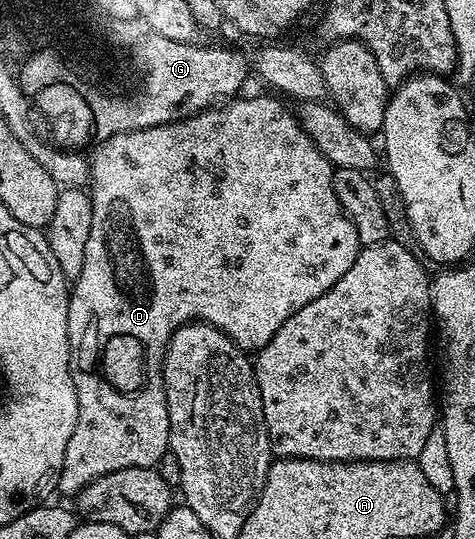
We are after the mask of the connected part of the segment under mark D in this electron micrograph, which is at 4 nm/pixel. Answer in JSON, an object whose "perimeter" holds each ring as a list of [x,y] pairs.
{"perimeter":[[[240,96],[238,99],[228,100],[218,107],[205,109],[193,117],[184,117],[182,119],[168,121],[165,125],[154,125],[148,129],[134,129],[128,133],[115,133],[102,142],[103,146],[96,151],[95,158],[93,156],[90,158],[89,196],[91,206],[93,207],[93,227],[89,227],[89,239],[85,242],[85,264],[81,266],[81,275],[73,282],[69,289],[69,315],[67,316],[67,322],[69,323],[69,343],[71,344],[71,374],[73,375],[73,387],[77,391],[77,407],[79,408],[77,411],[77,427],[73,427],[73,436],[69,438],[69,447],[65,447],[65,463],[61,467],[61,475],[59,476],[58,492],[60,494],[64,493],[68,499],[74,498],[86,485],[93,483],[93,479],[101,479],[101,475],[109,475],[113,471],[125,471],[129,467],[145,467],[146,469],[150,469],[158,466],[162,457],[169,453],[171,428],[169,427],[167,396],[163,390],[163,357],[167,353],[167,345],[171,341],[172,335],[175,334],[181,326],[193,321],[201,321],[213,326],[215,329],[219,329],[234,345],[238,345],[239,348],[244,351],[264,349],[269,343],[269,339],[273,339],[273,335],[277,335],[279,328],[281,328],[294,313],[301,311],[301,307],[305,307],[305,303],[313,303],[313,299],[325,295],[325,291],[329,291],[329,287],[333,287],[333,283],[337,283],[337,279],[341,279],[341,275],[345,275],[345,271],[349,271],[349,267],[353,267],[353,263],[357,259],[361,248],[359,243],[359,229],[353,224],[351,218],[348,217],[337,199],[332,164],[327,161],[325,155],[314,145],[314,141],[310,135],[304,131],[298,116],[296,116],[292,110],[290,113],[290,111],[278,101],[278,99],[280,100],[278,96],[275,96],[276,98],[242,97],[243,96]]]}

